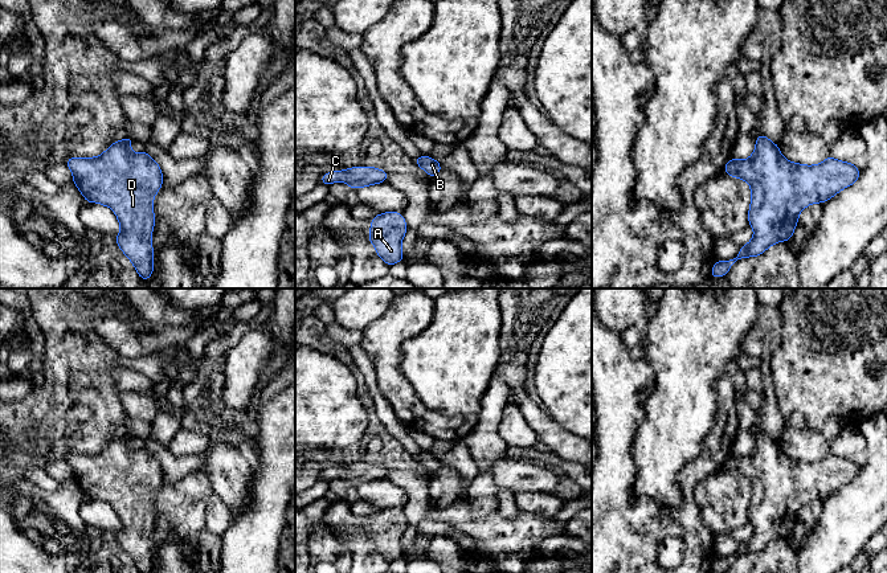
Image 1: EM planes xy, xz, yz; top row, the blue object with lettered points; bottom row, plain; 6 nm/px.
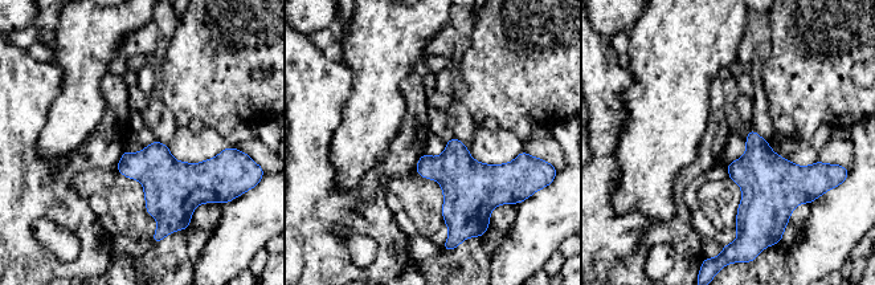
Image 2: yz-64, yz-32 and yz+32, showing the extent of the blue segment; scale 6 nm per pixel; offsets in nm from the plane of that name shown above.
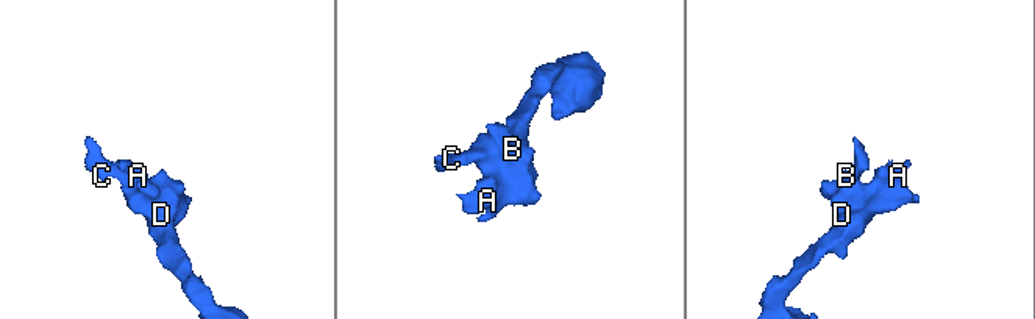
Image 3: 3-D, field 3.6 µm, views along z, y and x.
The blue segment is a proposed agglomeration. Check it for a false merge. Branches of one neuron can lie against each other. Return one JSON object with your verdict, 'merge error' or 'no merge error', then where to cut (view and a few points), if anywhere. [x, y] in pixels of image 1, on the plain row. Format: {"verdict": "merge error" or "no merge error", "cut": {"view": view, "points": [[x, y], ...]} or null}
{"verdict": "no merge error", "cut": null}

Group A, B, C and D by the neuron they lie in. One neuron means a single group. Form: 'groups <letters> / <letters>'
groups A B C D

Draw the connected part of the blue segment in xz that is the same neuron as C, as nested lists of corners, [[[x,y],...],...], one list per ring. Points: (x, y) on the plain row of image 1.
[[[353,463],[344,467],[332,467],[320,472],[320,480],[331,482],[335,478],[344,478],[350,484],[357,486],[387,478],[388,468],[373,463]]]

